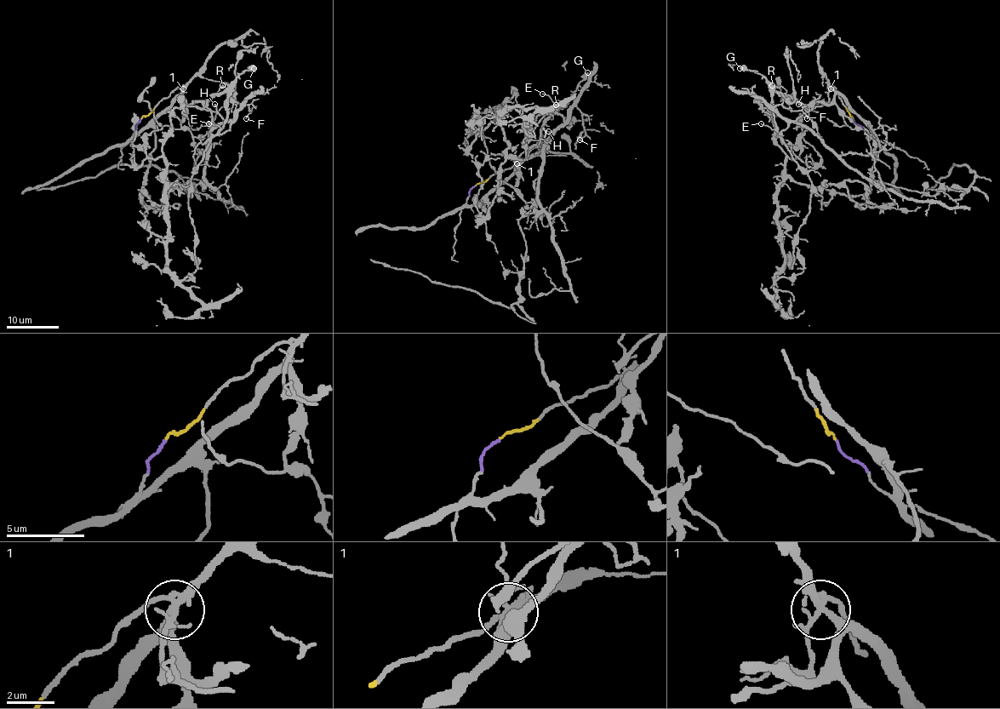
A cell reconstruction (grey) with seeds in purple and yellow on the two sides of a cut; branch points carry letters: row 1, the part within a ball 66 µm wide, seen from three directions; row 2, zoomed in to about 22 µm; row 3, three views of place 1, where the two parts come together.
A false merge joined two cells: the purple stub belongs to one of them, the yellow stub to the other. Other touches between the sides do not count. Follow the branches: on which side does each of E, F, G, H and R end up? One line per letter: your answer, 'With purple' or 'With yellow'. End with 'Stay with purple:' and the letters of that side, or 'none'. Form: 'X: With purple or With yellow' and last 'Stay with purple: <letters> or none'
E: With purple
F: With yellow
G: With purple
H: With yellow
R: With purple
Stay with purple: E, G, R

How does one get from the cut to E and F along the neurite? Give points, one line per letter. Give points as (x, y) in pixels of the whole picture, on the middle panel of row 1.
E: (476, 185), (469, 191), (468, 205), (479, 203), (540, 140), (560, 107), (542, 93)
F: (476, 185), (515, 166), (518, 157), (548, 140), (575, 106), (580, 112), (585, 134), (580, 140)

